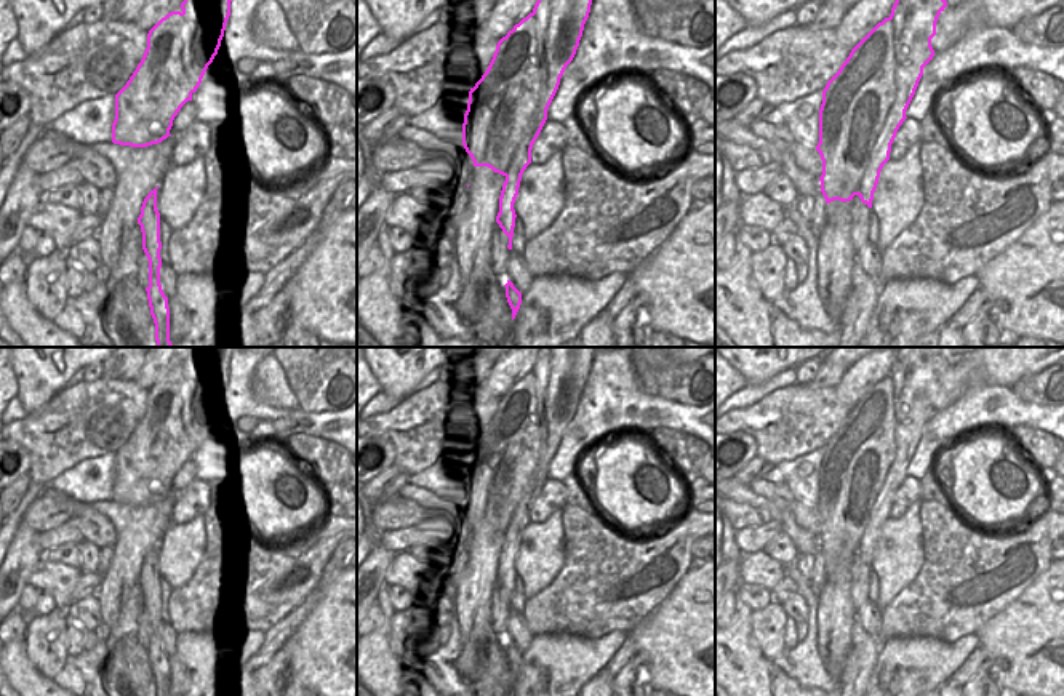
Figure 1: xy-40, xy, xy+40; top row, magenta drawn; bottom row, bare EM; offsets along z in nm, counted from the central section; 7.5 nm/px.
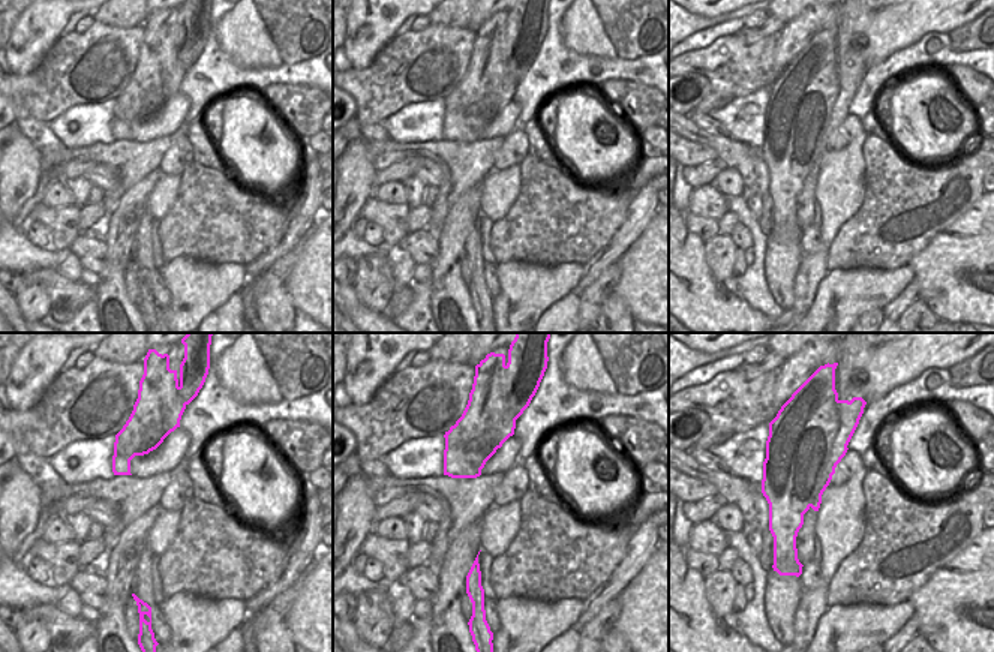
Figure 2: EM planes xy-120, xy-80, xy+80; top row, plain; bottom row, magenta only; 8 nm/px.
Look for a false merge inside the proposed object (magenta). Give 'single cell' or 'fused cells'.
fused cells

